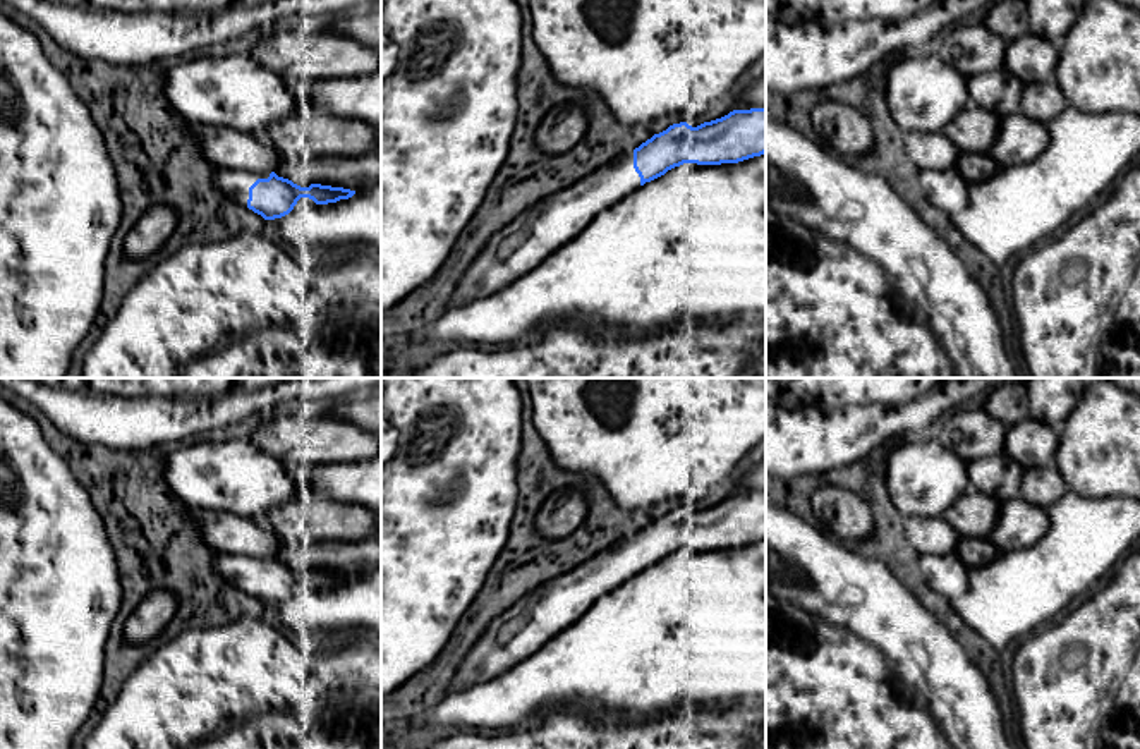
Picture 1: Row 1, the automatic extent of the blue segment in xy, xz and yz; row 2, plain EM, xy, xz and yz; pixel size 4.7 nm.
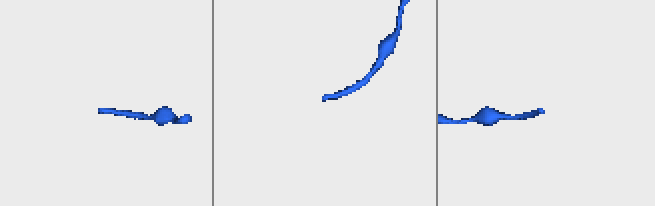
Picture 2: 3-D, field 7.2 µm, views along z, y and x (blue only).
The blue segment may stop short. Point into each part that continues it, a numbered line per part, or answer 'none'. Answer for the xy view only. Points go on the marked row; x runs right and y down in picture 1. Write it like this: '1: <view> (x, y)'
1: xy (236, 184)

